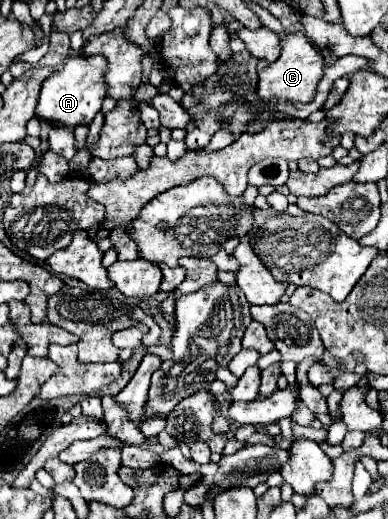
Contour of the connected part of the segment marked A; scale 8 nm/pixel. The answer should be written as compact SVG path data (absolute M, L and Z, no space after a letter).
M102 56L68 58L58 72L54 72L48 80L44 80L40 90L40 100L36 106L36 118L52 128L88 126L94 120L94 116L100 112L102 100L106 96L104 70L106 70L106 60Z

